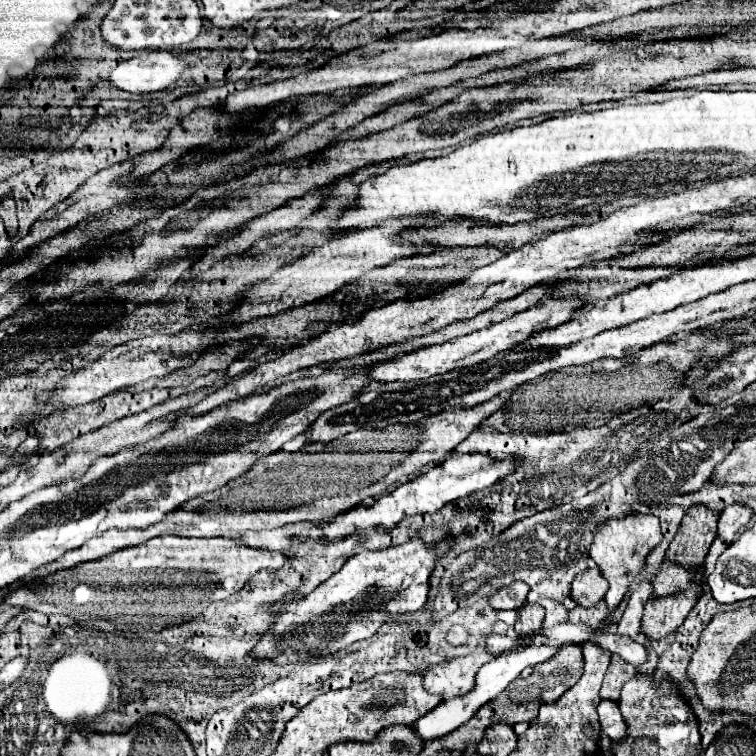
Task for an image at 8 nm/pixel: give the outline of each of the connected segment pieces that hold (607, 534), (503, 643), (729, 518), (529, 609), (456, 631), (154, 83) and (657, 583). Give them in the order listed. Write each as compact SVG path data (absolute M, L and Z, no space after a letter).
M629 514L625 518L609 518L595 530L593 542L589 546L589 556L603 572L603 578L609 580L609 590L605 594L605 602L609 608L615 608L623 600L629 584L641 572L647 554L655 548L655 544L661 542L661 538L663 536L659 518L653 514Z
M491 634L485 642L485 650L489 654L503 654L505 650L511 650L511 648L519 648L519 646L527 646L531 644L531 640L523 640L523 638L513 638L511 636L497 636L497 634Z
M731 504L727 506L723 512L721 512L721 518L719 518L719 530L717 534L721 536L721 540L725 540L727 544L731 544L737 536L737 532L747 524L751 522L753 518L753 512L751 508L747 508L745 504Z
M523 604L523 608L517 608L517 622L515 622L515 634L523 636L527 634L527 638L531 636L531 632L535 632L537 628L541 628L545 618L545 610L539 604Z
M453 626L453 628L447 632L447 642L449 642L451 646L461 646L461 644L465 644L467 636L469 636L469 632L465 632L463 626Z
M153 50L129 62L117 64L111 72L111 84L125 92L145 96L171 88L181 78L185 68L187 64L171 52Z
M663 560L659 572L653 578L655 596L667 596L671 592L685 590L689 586L689 580L691 580L691 572L687 568L671 560Z

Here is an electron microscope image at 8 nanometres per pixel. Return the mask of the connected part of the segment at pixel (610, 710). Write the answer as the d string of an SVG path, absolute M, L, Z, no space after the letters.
M601 700L597 712L603 732L611 732L611 740L621 744L627 738L627 724L619 712L619 704L615 700Z

